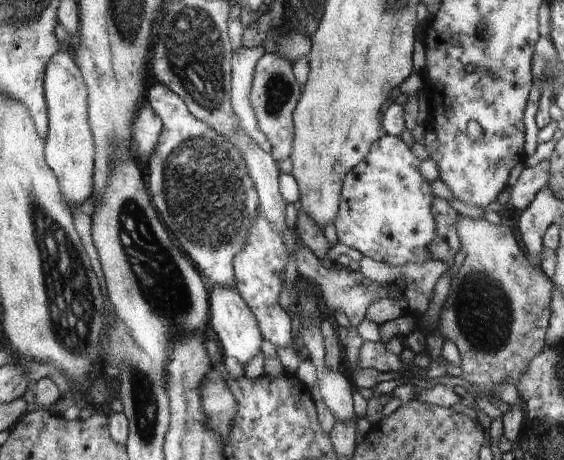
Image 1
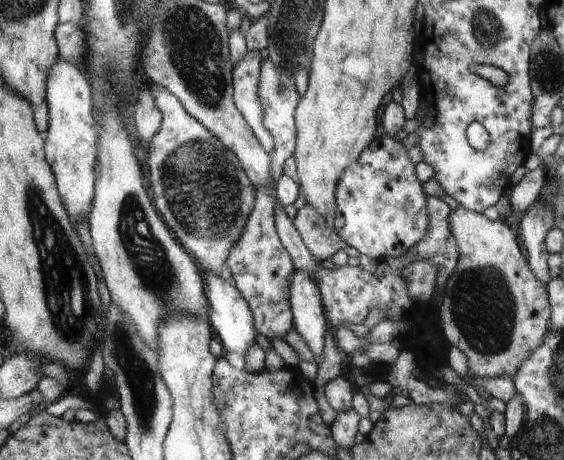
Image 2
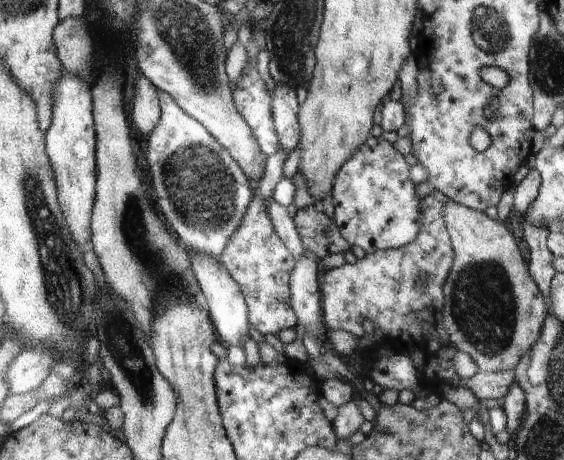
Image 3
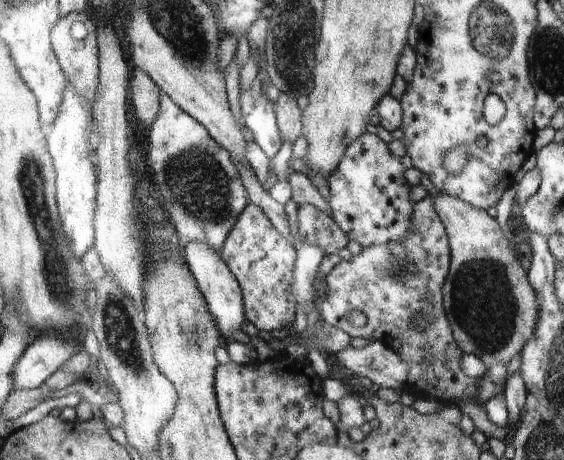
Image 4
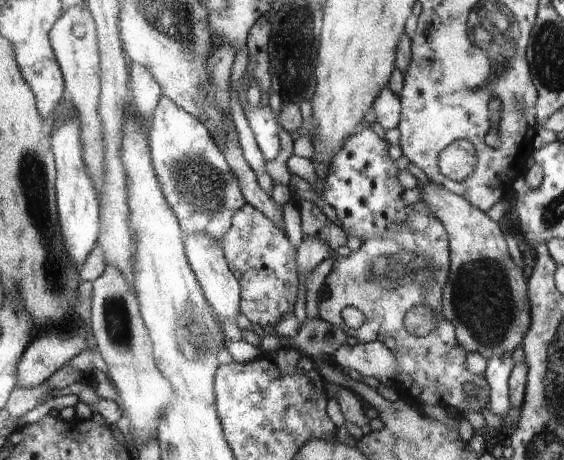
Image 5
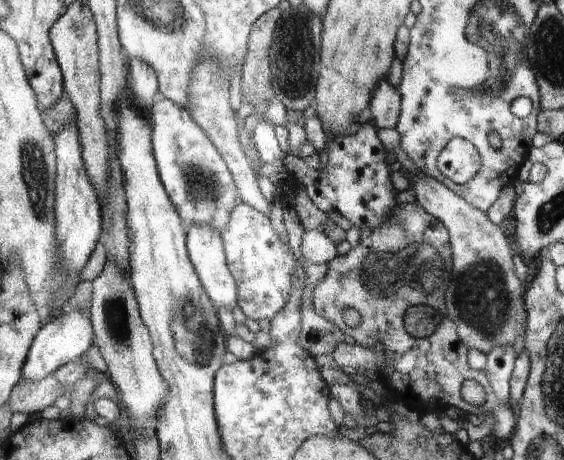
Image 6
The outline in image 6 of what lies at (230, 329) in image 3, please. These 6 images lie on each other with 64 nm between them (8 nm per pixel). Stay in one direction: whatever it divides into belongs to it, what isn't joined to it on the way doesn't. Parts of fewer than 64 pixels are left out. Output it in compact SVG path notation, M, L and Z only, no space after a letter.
M191 227L186 230L186 248L190 254L192 267L198 274L203 290L207 293L214 309L220 311L224 308L232 311L239 301L239 288L227 265L226 250L222 250L223 240L220 240L219 234L207 227Z

